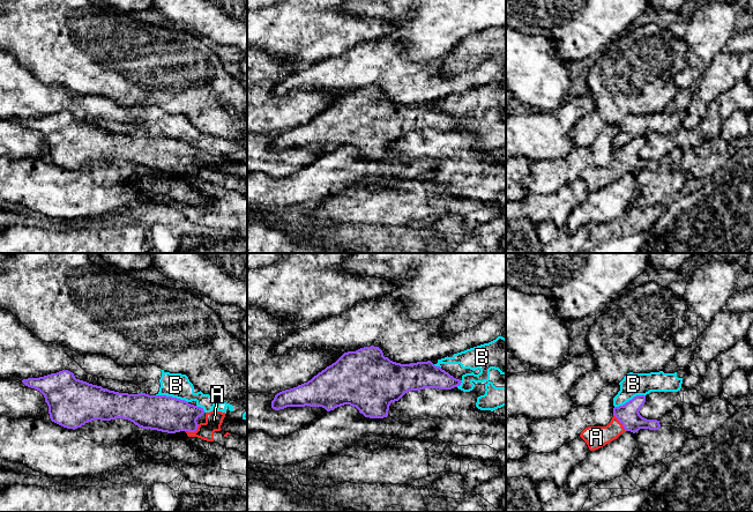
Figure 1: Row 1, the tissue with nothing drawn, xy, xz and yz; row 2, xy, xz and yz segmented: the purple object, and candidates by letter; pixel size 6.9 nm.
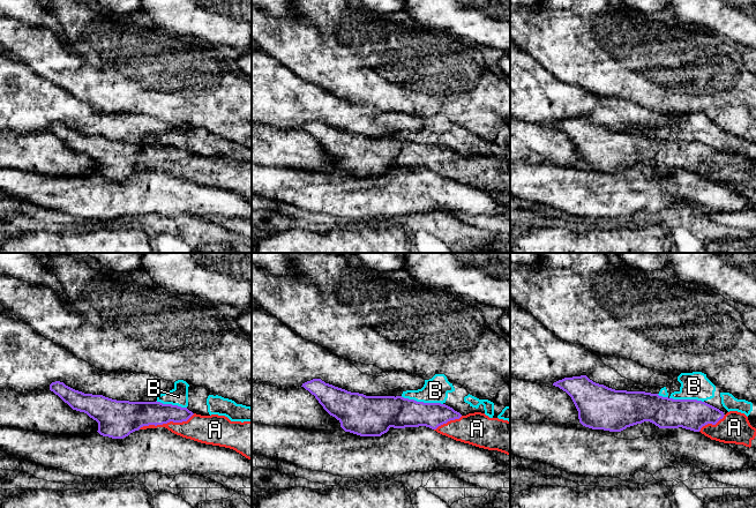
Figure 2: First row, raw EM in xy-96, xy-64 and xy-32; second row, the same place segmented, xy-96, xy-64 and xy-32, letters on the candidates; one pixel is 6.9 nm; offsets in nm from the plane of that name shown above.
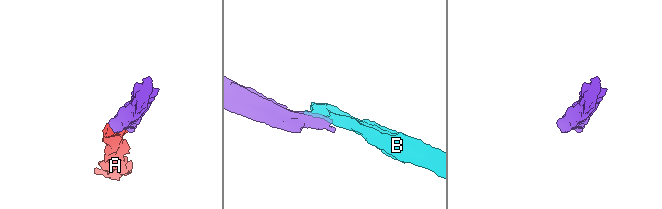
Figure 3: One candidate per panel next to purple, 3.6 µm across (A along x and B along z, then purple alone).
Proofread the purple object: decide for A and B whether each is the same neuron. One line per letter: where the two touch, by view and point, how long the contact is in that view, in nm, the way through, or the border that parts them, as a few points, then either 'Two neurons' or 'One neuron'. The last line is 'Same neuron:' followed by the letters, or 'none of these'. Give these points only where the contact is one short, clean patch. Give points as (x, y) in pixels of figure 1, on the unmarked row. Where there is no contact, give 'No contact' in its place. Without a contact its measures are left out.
A: Touches purple at xy (193, 172). Shared border 120 nm. One neuron
B: Touches purple at xy (171, 138). Shared border 240 nm. Boundary: xy (156, 135), (176, 138), (187, 143). Two neurons
Same neuron: A

